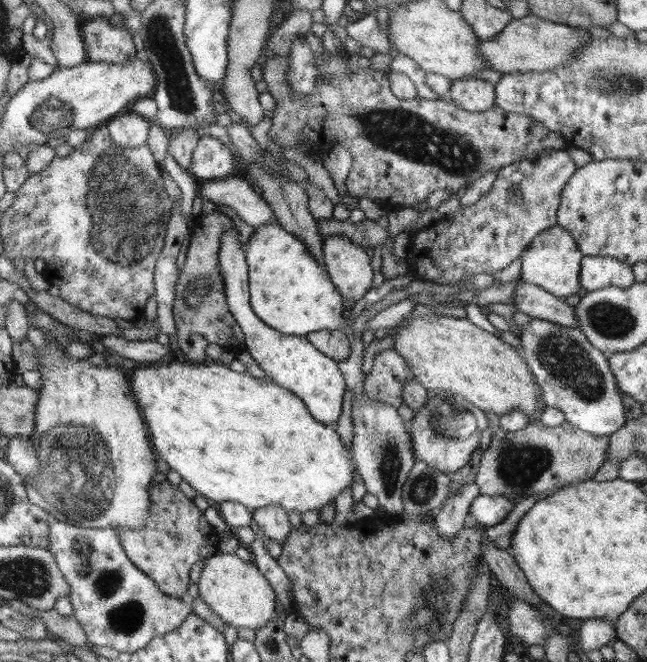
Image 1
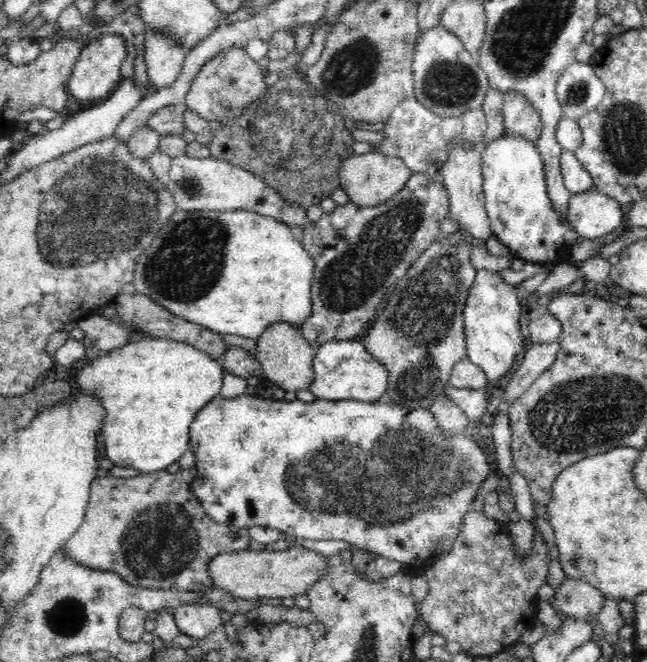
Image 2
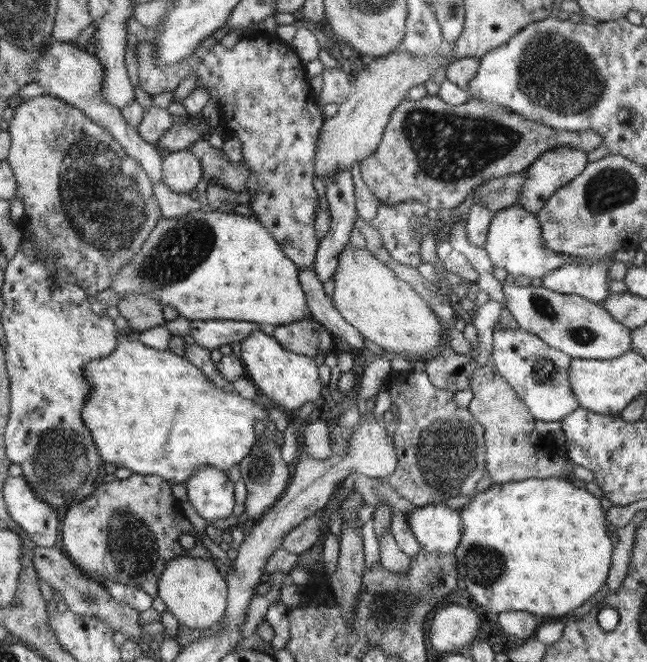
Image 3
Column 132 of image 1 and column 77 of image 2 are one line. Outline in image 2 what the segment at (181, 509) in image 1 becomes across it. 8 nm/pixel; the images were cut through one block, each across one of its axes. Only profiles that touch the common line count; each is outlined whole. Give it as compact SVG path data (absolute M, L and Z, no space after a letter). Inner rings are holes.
M166 469L140 473L135 477L96 477L91 482L89 503L79 529L63 546L68 559L82 564L88 569L112 572L120 575L124 581L138 578L140 584L134 587L152 587L157 590L207 592L214 587L208 577L208 563L217 554L238 552L248 549L250 535L248 528L236 528L214 522L205 514L200 501L191 489L197 470L185 469L170 473Z

